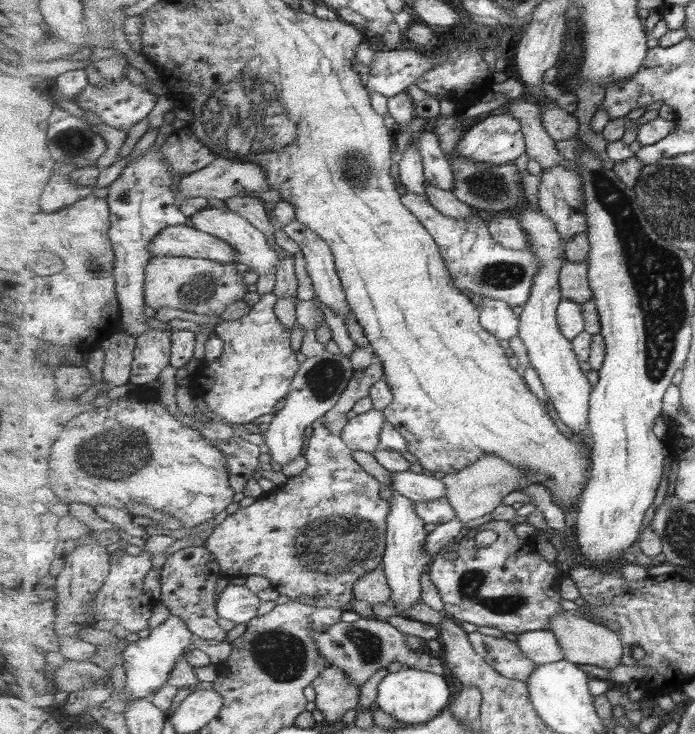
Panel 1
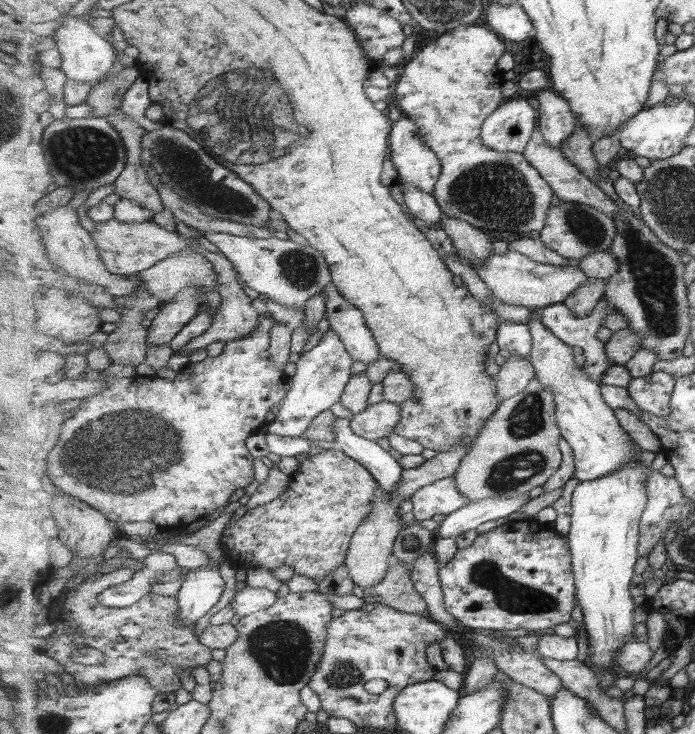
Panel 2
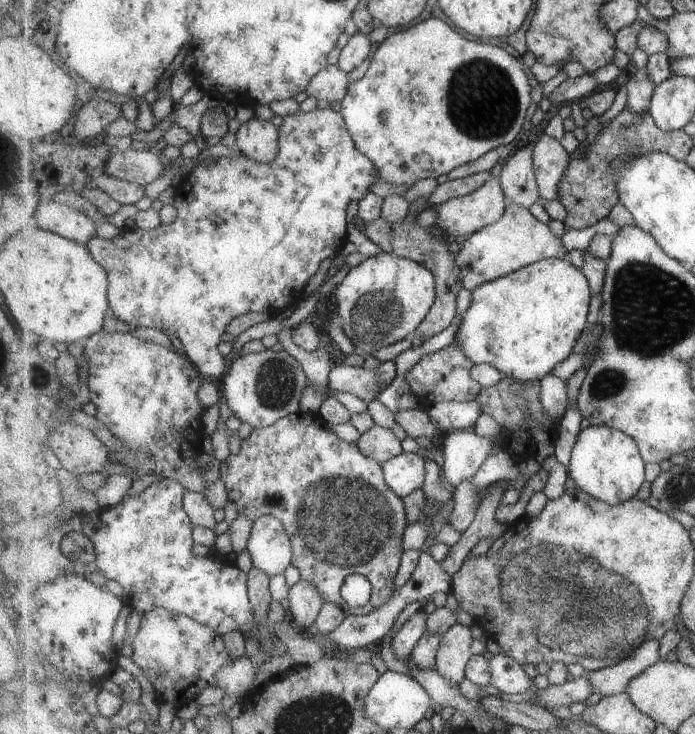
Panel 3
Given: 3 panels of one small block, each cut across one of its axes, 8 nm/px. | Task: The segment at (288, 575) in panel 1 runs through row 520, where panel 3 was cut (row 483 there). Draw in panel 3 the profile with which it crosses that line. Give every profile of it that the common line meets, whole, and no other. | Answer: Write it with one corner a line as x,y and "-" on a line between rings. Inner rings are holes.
297,411
289,416
280,418
274,425
262,429
254,429
246,439
241,440
241,448
237,454
231,453
224,461
217,464
216,473
226,488
228,500
236,505
239,516
245,516
245,518
256,522
265,515
271,515
277,517
284,524
292,544
292,565
301,571
303,579
317,587
325,601
338,604
346,613
351,615
368,615
373,613
374,610
381,608
381,606
386,605
394,597
394,594
398,592
397,586
395,586
395,576
397,576
399,562
401,562
401,556
403,556
403,539
409,523
407,516
405,516
403,498
386,481
382,464
363,454
356,443
347,443
337,438
324,425
324,420
319,417
318,412
-
352,574
366,576
373,585
371,600
365,606
351,608
349,603
343,598
342,586
345,584
346,578

